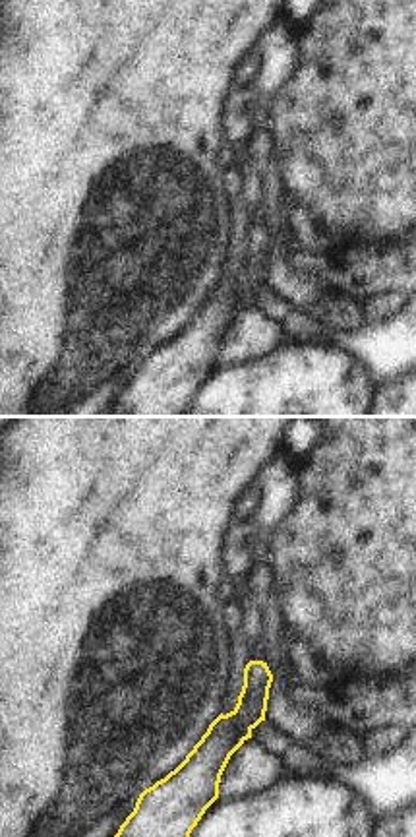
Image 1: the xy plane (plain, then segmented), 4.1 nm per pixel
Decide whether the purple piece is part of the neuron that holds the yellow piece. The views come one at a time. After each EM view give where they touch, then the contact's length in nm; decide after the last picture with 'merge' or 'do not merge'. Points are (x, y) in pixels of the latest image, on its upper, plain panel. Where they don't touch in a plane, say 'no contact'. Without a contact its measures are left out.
no contact

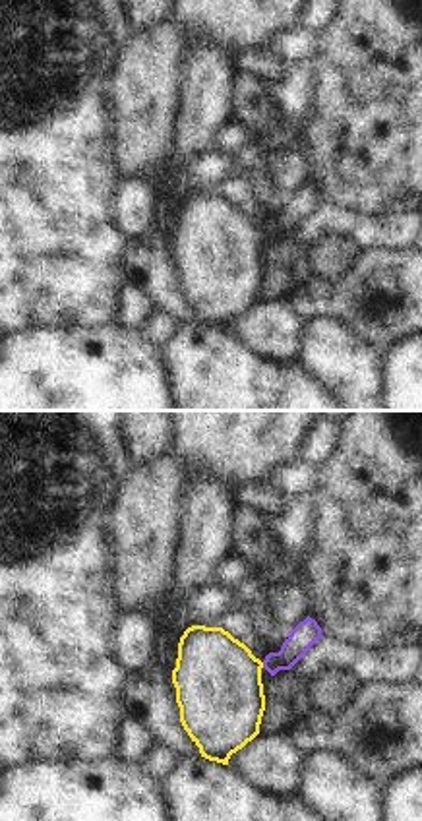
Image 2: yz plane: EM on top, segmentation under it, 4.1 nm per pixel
meets yellow at (262, 231); contact 30 nm long

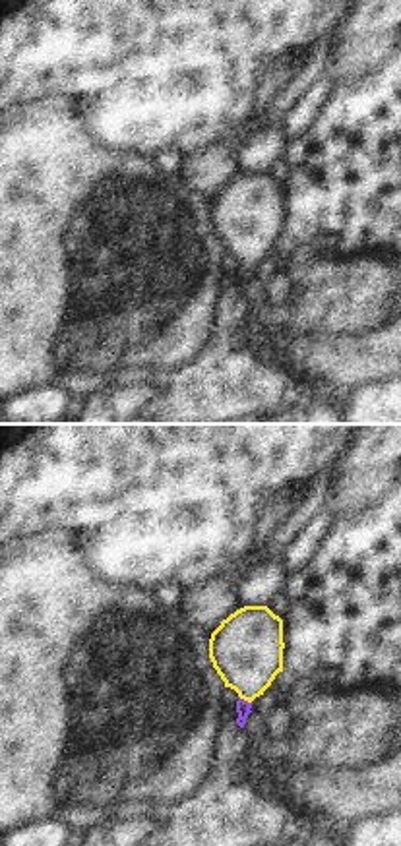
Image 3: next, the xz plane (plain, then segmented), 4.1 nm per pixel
meets yellow at (245, 266); contact 70 nm long

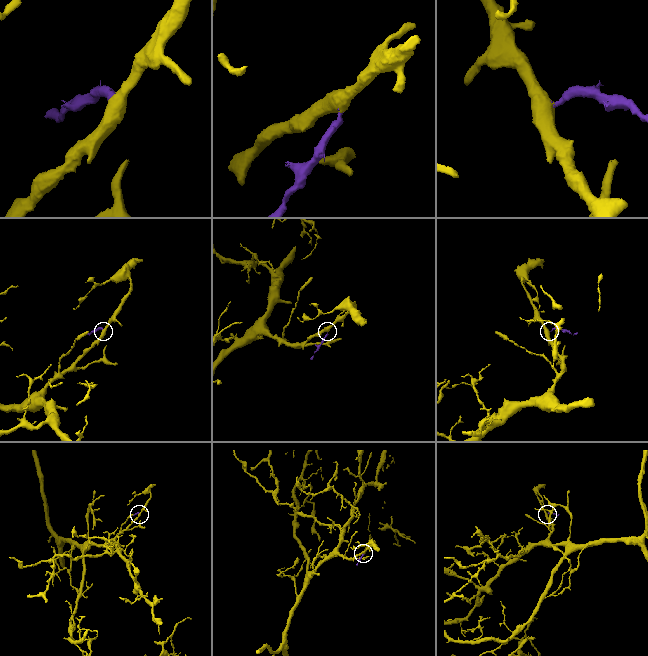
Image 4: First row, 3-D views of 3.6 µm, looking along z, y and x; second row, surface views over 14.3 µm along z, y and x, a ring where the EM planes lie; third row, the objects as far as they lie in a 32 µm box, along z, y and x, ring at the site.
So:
merge

